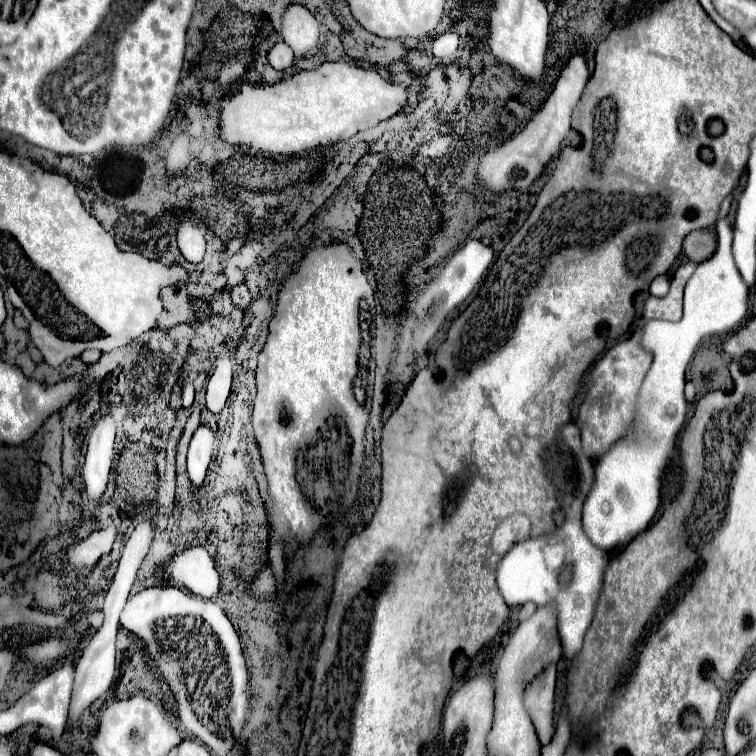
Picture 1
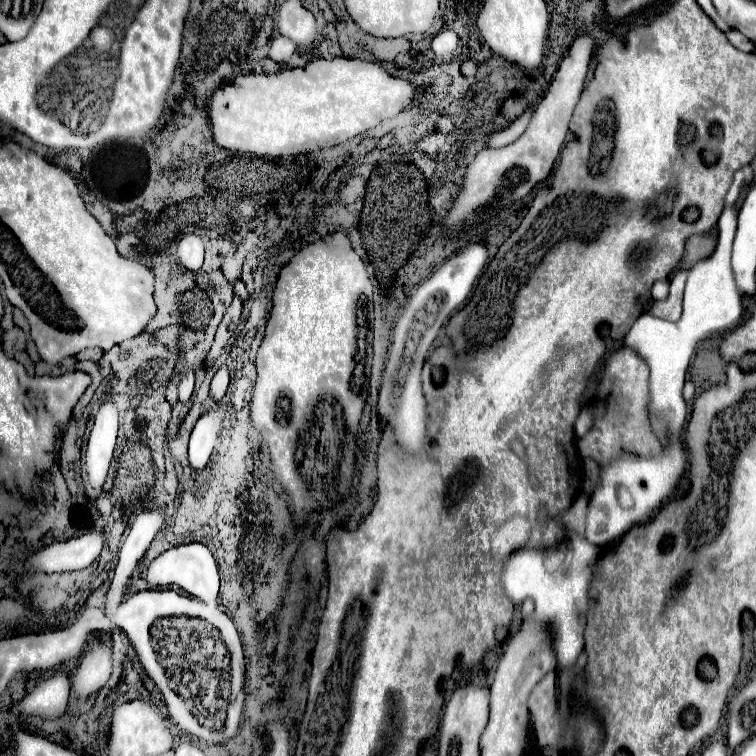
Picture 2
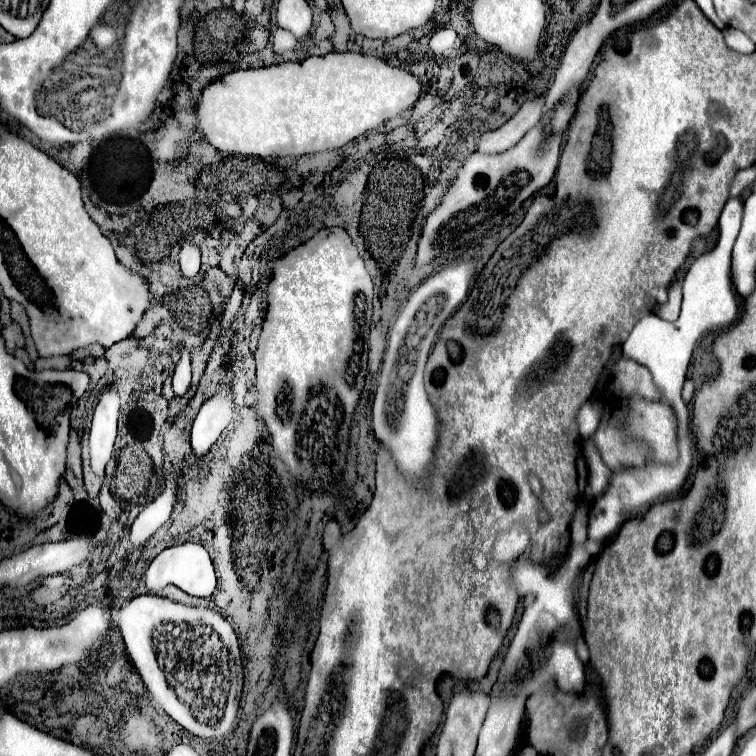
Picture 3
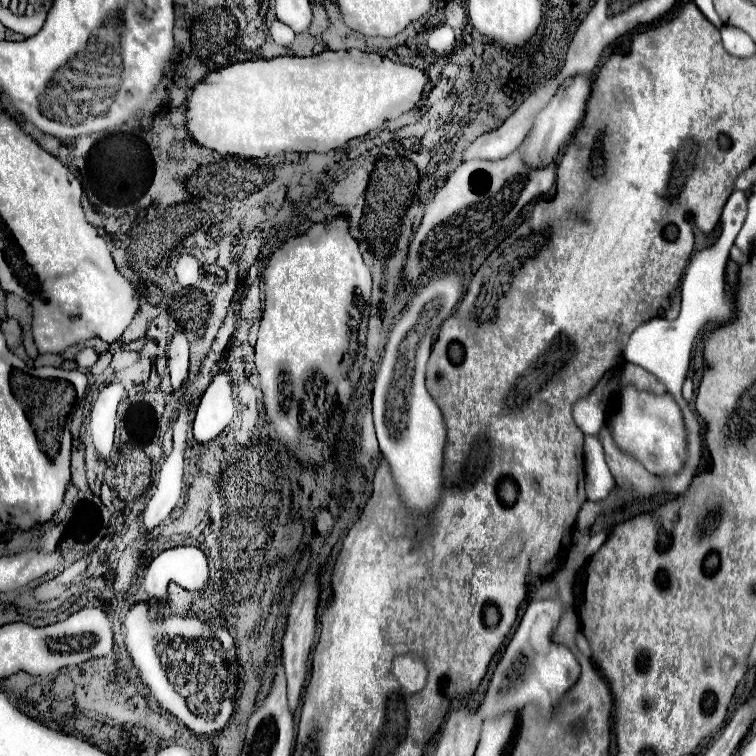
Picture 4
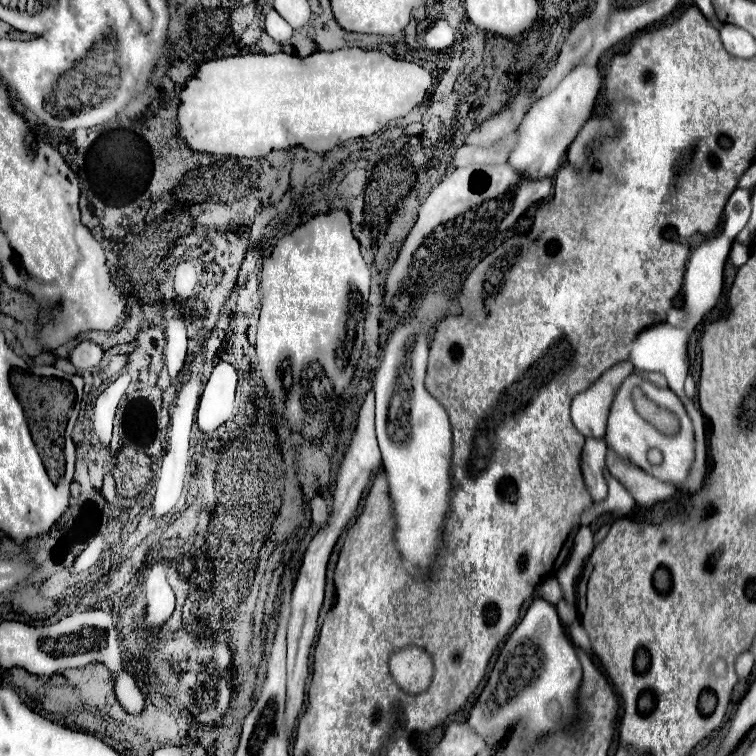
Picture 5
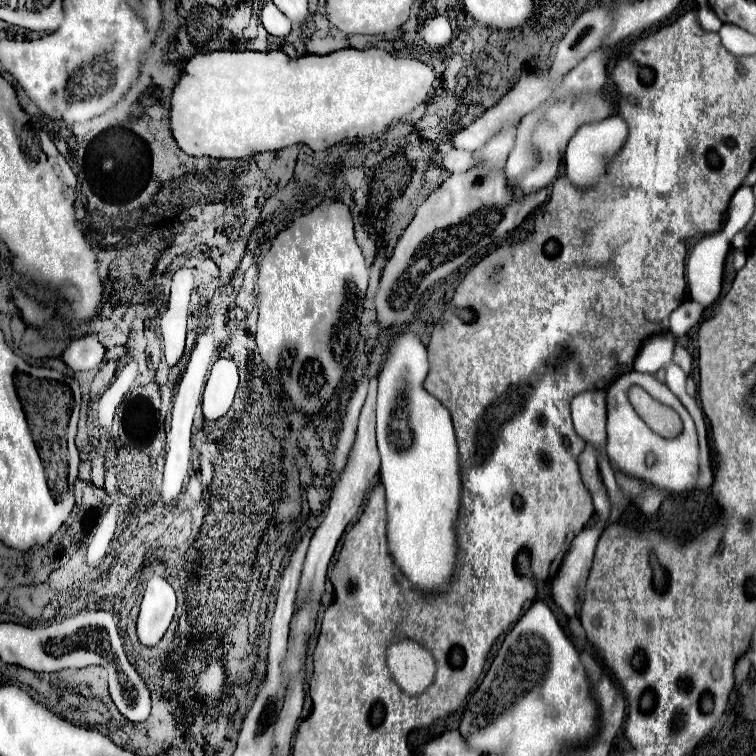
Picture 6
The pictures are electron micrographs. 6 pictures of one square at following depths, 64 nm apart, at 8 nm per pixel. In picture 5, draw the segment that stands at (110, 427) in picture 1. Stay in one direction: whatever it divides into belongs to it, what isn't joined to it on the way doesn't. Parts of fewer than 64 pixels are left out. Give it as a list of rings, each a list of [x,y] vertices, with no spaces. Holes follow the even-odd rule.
[[[106,388],[96,398],[94,408],[92,408],[92,430],[96,432],[96,438],[104,448],[110,448],[112,422],[114,422],[116,406],[118,406],[118,396],[114,396],[110,388]]]

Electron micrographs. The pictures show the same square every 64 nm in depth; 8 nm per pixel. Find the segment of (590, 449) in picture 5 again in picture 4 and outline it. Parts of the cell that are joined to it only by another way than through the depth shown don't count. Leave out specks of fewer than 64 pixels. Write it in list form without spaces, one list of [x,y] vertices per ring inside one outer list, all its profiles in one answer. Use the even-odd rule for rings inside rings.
[[[586,436],[584,442],[584,458],[586,458],[586,496],[590,500],[604,500],[614,488],[614,476],[610,474],[604,448],[596,436]]]

